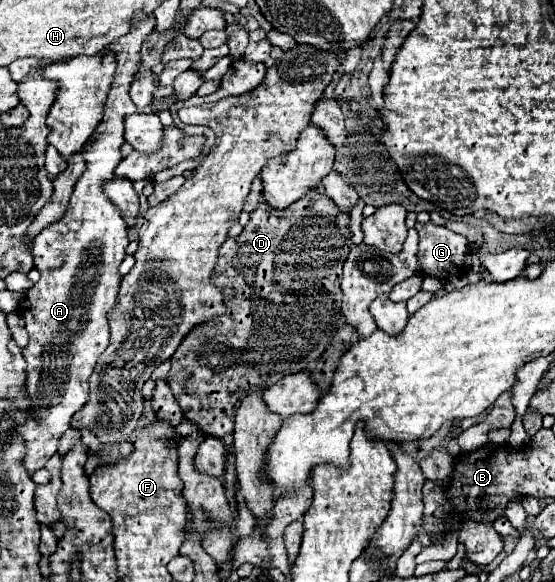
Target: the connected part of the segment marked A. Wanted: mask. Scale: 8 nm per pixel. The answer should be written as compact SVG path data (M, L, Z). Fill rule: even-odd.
M136 18L136 26L132 26L132 30L124 38L118 38L116 42L110 44L112 52L116 54L118 66L116 66L100 128L92 136L94 144L88 146L86 156L84 156L88 162L88 168L82 174L82 178L76 182L74 192L70 196L68 210L64 212L64 216L58 222L46 226L34 238L34 248L32 248L34 266L40 270L42 276L32 286L32 290L28 290L26 302L24 302L24 312L22 312L22 318L26 322L26 330L30 336L30 342L22 350L22 356L26 360L26 374L28 374L26 376L26 394L28 394L28 400L32 402L32 418L28 418L26 424L16 428L16 430L20 430L20 434L24 434L24 440L26 440L24 466L30 474L38 468L44 468L48 458L58 450L58 438L70 426L72 416L88 402L88 380L94 372L94 366L96 366L100 354L108 346L108 338L110 338L108 312L118 304L118 292L120 292L120 282L122 282L118 266L126 256L128 226L122 220L118 208L114 208L112 202L104 196L100 186L104 184L104 180L114 178L114 168L118 166L118 162L122 158L120 146L124 144L124 136L122 136L124 134L124 124L122 124L124 116L133 113L152 113L152 104L140 109L128 95L130 82L134 80L134 72L140 70L140 56L138 56L140 46L142 46L146 34L150 34L152 26L154 26L154 18L144 18L144 20Z

